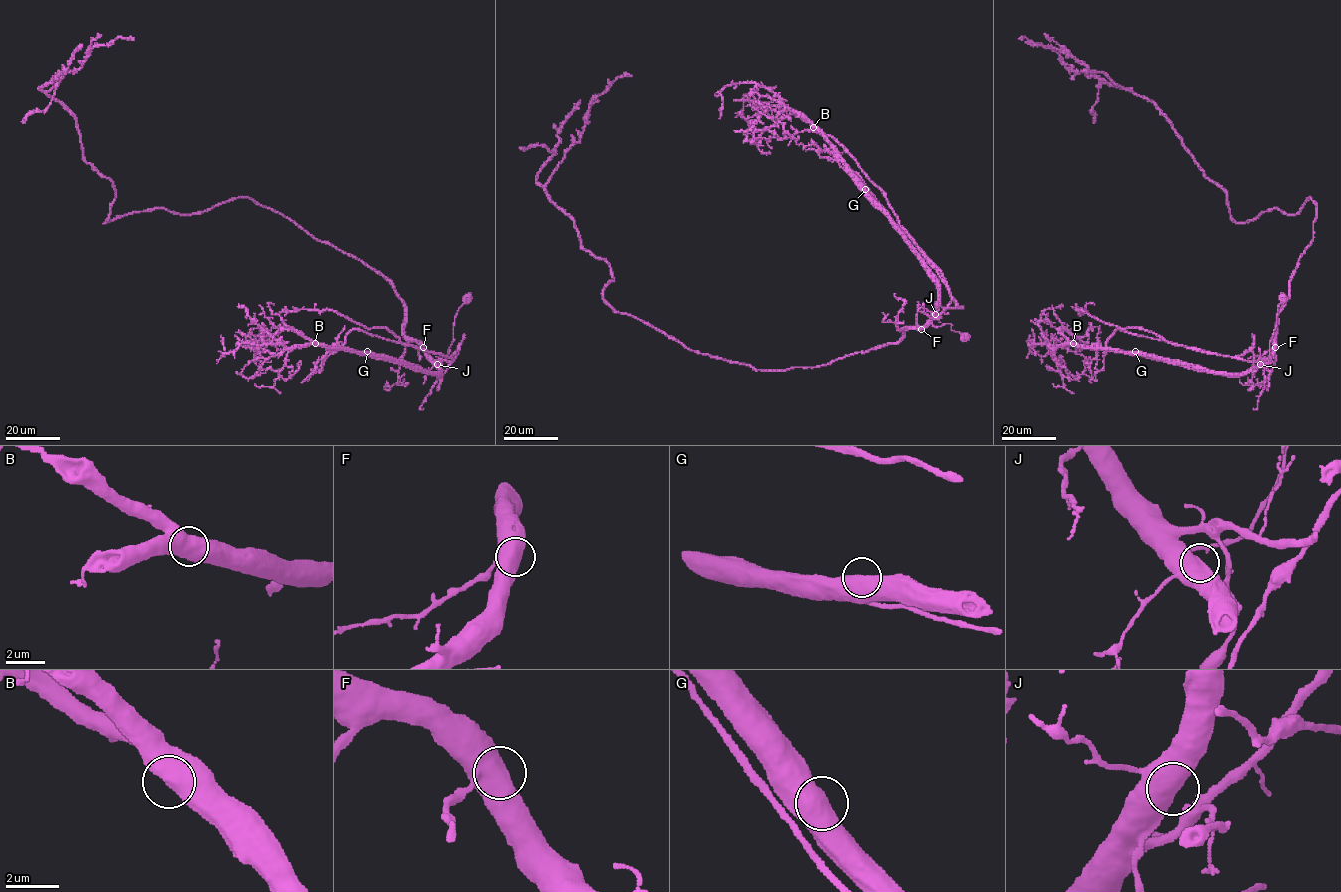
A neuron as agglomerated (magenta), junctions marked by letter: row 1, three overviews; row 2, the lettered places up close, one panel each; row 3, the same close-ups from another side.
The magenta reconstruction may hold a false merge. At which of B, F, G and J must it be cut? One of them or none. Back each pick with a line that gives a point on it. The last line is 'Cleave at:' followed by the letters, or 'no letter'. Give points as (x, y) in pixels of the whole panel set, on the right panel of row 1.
J: Place: (1260, 364)
Cleave at: J

